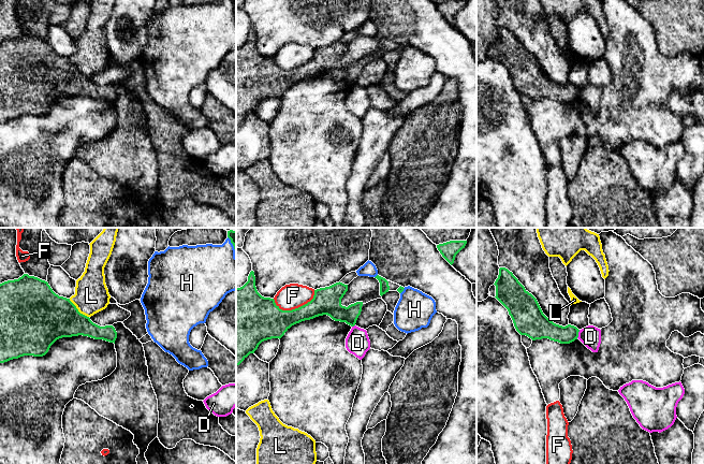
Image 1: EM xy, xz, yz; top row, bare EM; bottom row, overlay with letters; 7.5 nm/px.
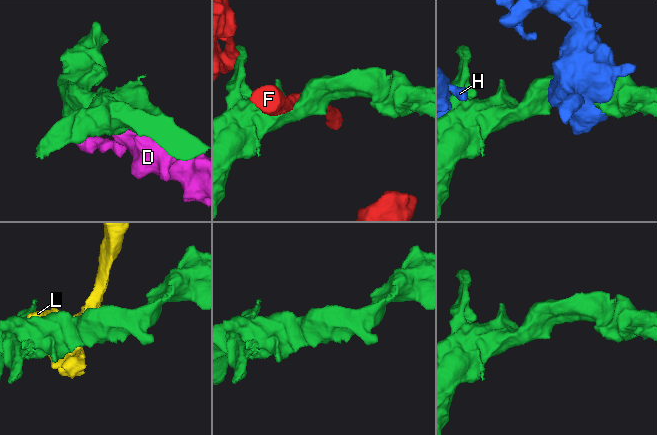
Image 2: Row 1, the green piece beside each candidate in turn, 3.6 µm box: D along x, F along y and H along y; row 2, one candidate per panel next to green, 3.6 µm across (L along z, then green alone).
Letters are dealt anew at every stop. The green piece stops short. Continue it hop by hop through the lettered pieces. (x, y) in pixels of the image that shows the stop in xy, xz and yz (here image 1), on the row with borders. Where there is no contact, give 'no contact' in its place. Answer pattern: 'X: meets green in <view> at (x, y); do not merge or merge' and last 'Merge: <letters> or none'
D: meets green in yz at (577, 334); do not merge
F: meets green in xz at (295, 308); do not merge
H: meets green in xy at (234, 247); do not merge
L: meets green in xy at (77, 309); do not merge
Merge: none

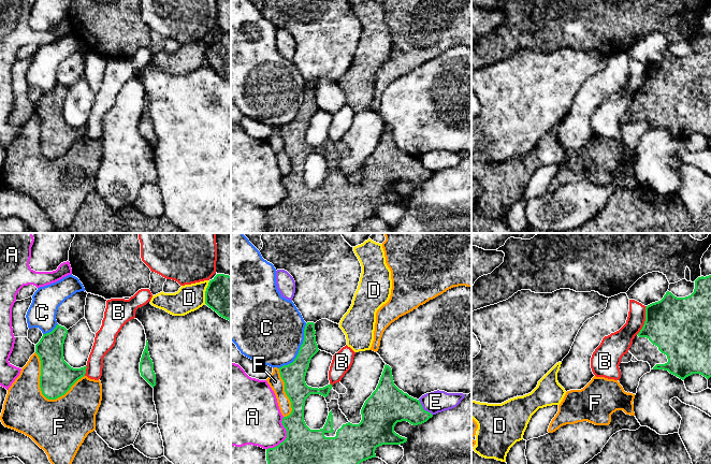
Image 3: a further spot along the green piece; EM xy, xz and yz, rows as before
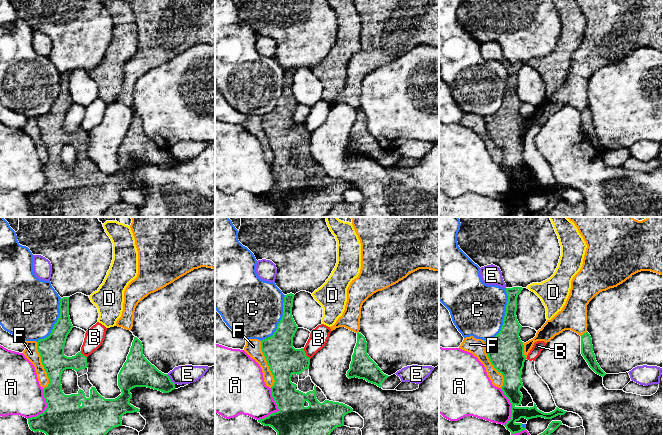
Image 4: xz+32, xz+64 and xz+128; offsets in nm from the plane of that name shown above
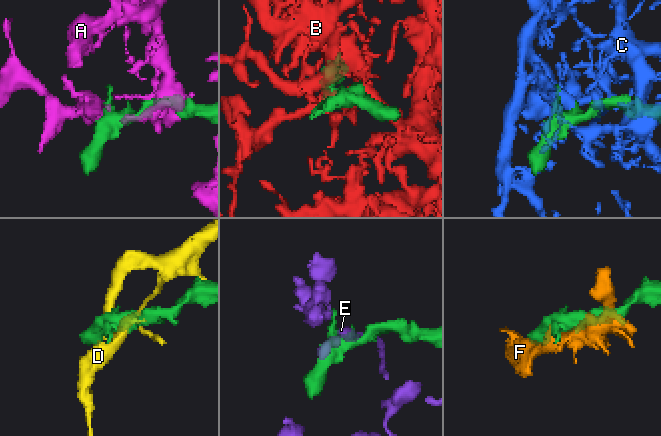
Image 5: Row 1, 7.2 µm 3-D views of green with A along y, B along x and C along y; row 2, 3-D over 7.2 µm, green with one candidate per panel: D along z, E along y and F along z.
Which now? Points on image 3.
A: meets green in xz at (287, 437); do not merge
B: meets green in yz at (646, 320); do not merge
C: meets green in xz at (300, 349); do not merge
D: meets green in xy at (205, 292); do not merge
E: meets green in xz at (422, 408); do not merge
F: meets green in xy at (43, 394); do not merge
Merge: none

